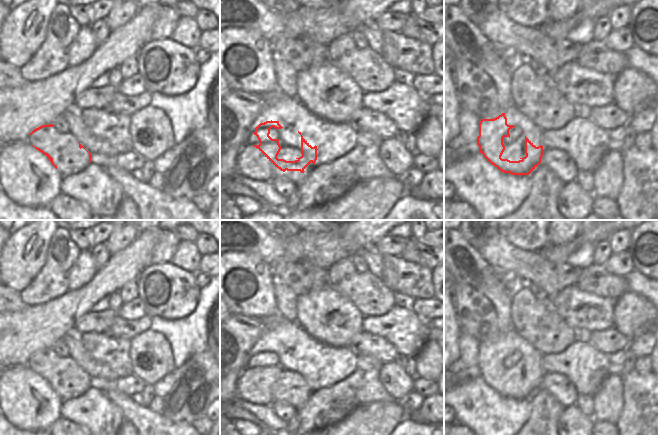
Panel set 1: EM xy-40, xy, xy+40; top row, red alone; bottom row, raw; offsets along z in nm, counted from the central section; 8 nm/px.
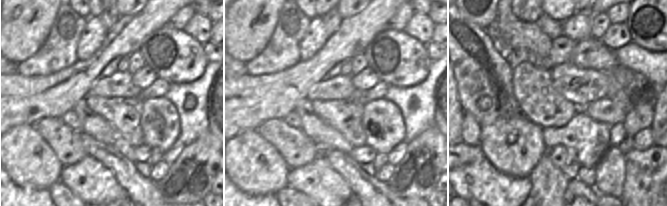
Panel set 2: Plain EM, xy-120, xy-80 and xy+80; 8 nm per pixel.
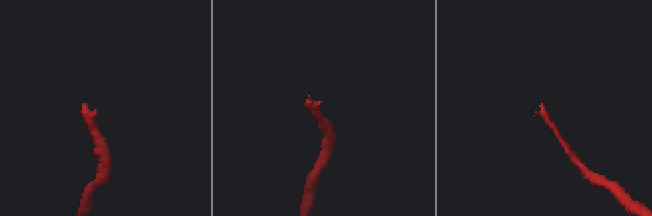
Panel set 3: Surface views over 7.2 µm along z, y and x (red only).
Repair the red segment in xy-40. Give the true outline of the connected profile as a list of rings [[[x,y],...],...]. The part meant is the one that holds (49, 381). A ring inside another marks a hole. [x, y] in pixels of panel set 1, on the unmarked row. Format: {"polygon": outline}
{"polygon": [[[16,365],[0,372],[0,408],[3,417],[18,429],[26,429],[27,422],[22,417],[29,414],[40,416],[50,423],[61,418],[63,400],[53,386],[53,382],[42,373],[30,368],[29,365]]]}

